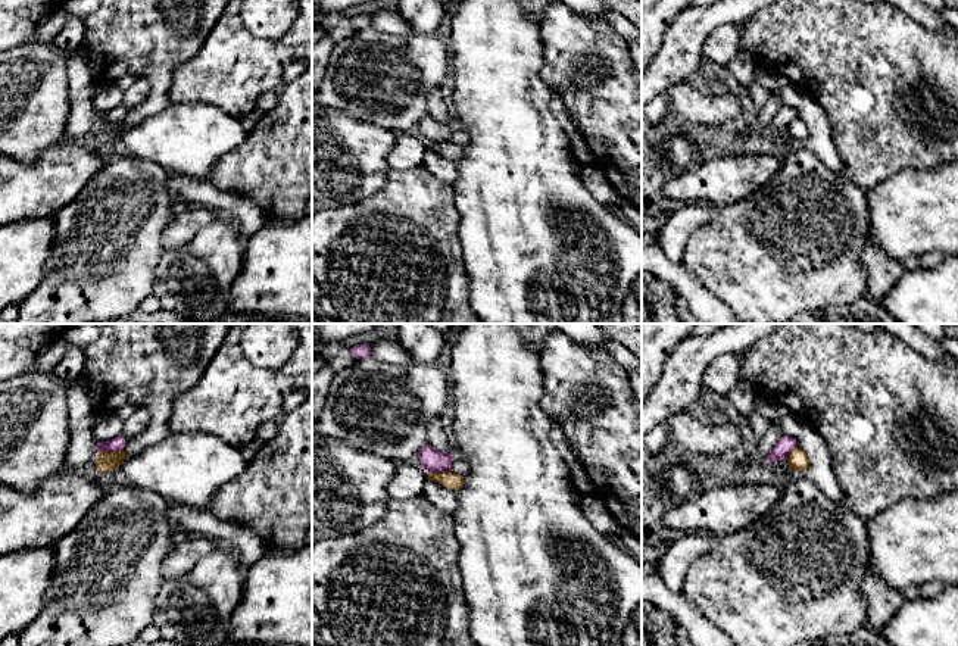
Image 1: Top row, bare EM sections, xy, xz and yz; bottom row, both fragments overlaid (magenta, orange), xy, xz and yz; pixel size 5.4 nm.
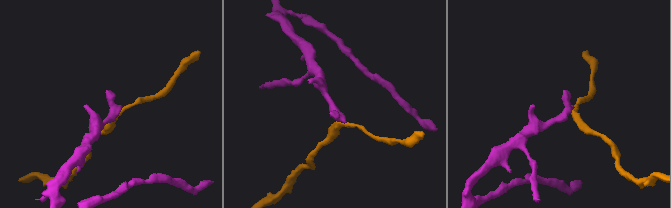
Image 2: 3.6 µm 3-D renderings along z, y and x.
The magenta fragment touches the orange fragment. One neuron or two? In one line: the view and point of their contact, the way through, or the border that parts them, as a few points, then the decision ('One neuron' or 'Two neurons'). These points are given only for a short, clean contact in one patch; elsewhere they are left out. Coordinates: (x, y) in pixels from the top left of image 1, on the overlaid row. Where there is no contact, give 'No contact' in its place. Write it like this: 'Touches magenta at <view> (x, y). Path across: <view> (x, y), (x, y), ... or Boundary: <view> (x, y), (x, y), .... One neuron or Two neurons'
Touches magenta at xy (109, 451). Boundary: xy (122, 448), (97, 453). Two neurons

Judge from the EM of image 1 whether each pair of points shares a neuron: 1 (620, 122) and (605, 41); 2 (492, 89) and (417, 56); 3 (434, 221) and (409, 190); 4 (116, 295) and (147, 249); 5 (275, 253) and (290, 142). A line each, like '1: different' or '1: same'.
1: same
2: different
3: same
4: same
5: different

